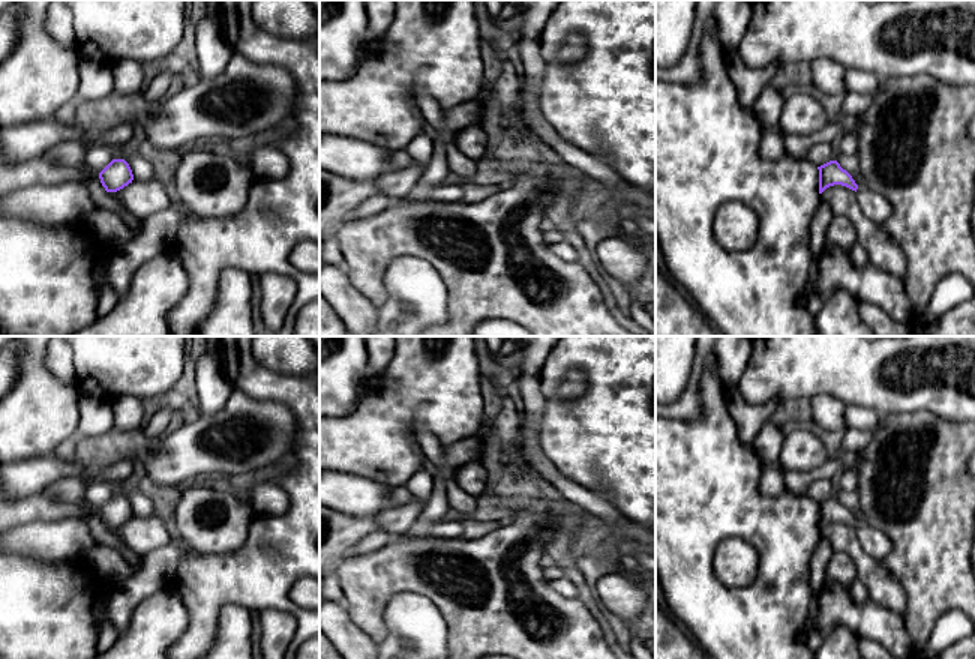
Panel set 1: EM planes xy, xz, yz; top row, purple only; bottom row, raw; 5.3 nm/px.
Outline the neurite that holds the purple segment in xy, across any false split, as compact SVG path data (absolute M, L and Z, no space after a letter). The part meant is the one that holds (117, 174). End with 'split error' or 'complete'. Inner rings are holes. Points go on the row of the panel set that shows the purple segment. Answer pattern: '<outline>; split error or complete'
M112 159L99 173L99 179L106 192L117 192L132 183L134 174L124 159Z; complete

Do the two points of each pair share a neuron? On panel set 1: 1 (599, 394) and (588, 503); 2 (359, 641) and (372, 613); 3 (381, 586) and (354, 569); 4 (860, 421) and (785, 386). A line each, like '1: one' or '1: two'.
1: two
2: two
3: one
4: two

